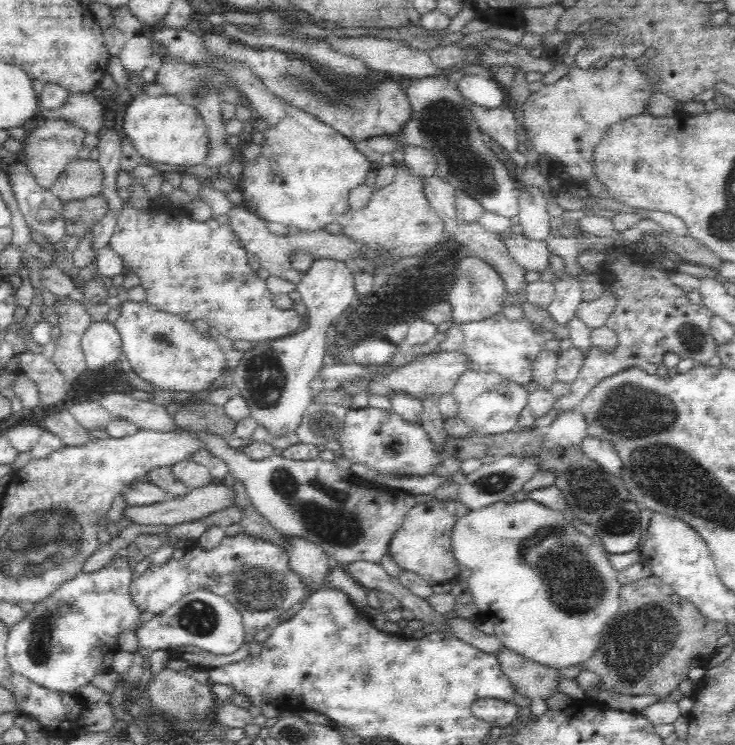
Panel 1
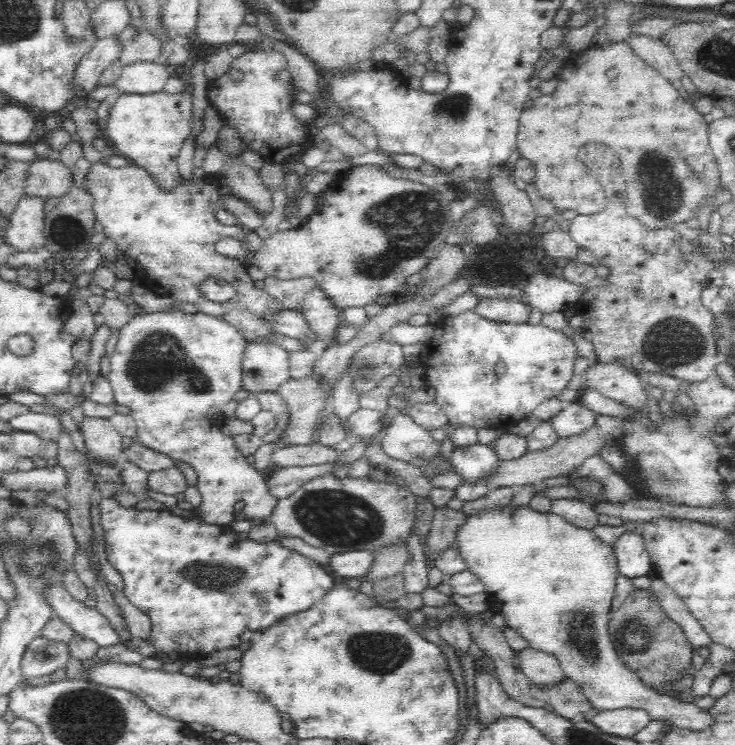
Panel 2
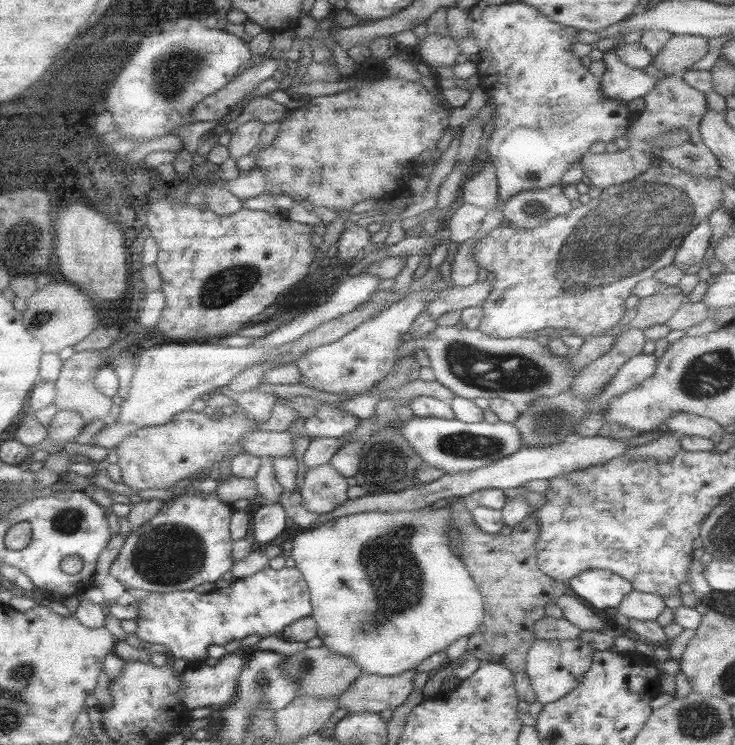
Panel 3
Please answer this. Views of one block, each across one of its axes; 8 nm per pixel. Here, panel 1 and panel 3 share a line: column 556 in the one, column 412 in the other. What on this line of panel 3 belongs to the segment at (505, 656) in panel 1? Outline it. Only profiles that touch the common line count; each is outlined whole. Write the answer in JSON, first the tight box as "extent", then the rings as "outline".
{"extent":[336,668,416,714],"outline":[[[414,668],[395,676],[359,673],[349,688],[337,697],[336,706],[348,714],[380,713],[385,709],[393,711],[412,692],[416,673]]]}

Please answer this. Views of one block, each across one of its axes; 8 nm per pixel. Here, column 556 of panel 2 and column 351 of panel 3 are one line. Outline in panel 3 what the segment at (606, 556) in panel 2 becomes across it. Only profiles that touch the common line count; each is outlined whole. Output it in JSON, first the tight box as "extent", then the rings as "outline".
{"extent":[287,510,483,676],"outline":[[[409,510],[399,512],[359,512],[330,520],[313,529],[307,528],[297,534],[291,541],[291,550],[287,554],[293,560],[294,567],[301,574],[309,593],[310,617],[316,625],[316,637],[321,640],[321,647],[326,648],[331,654],[346,656],[363,674],[375,676],[395,676],[415,668],[422,660],[436,652],[444,651],[451,642],[461,637],[469,637],[481,623],[483,618],[482,597],[479,595],[475,584],[471,582],[463,564],[451,552],[451,542],[447,534],[450,519],[448,510]]]}

